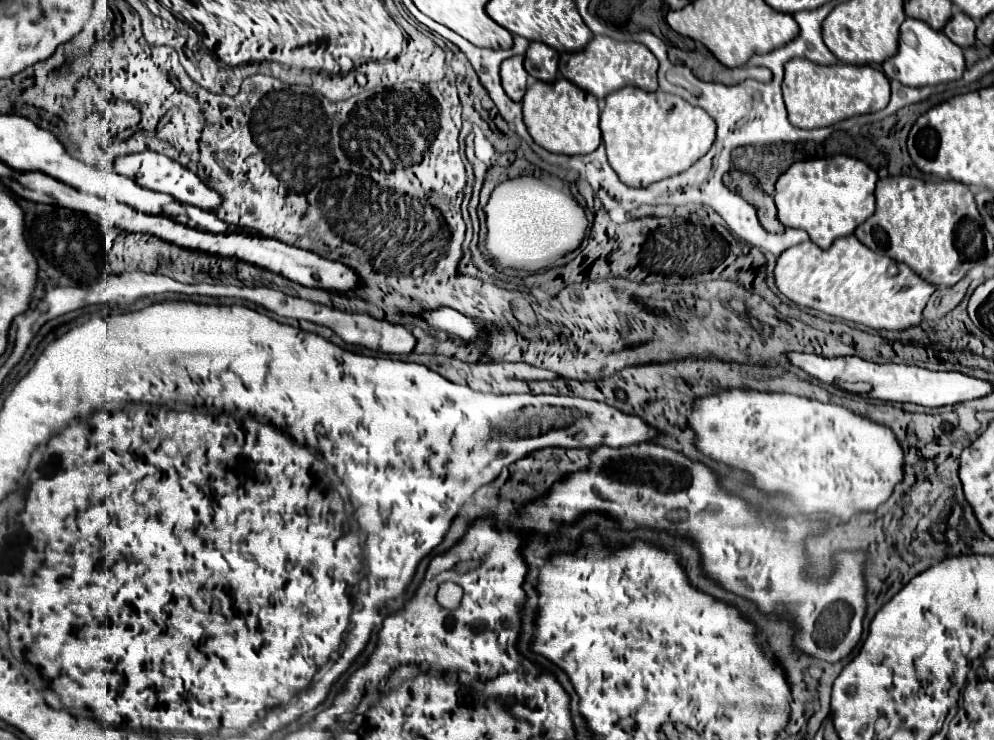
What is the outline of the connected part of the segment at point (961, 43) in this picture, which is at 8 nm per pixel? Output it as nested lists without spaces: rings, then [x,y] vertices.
[[[954,13],[946,27],[942,29],[946,33],[946,37],[950,41],[954,41],[958,47],[972,47],[976,43],[976,37],[974,37],[974,31],[976,31],[976,23],[964,15],[964,13]]]

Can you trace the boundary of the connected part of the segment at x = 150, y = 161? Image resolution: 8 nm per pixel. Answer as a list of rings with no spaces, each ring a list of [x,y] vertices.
[[[142,151],[142,153],[130,153],[130,155],[116,157],[114,159],[114,171],[130,177],[134,183],[140,183],[140,187],[148,187],[152,191],[168,193],[180,203],[188,203],[188,205],[194,205],[194,207],[200,207],[206,211],[216,209],[220,205],[220,195],[216,195],[216,191],[208,189],[192,171],[188,171],[180,163],[168,159],[160,153],[154,153],[154,151]]]

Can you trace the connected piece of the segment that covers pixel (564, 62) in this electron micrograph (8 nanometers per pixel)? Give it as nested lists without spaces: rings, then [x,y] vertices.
[[[596,35],[582,51],[562,53],[558,69],[568,81],[576,83],[578,87],[592,93],[598,99],[604,99],[612,91],[628,87],[628,85],[644,89],[644,91],[656,91],[658,89],[656,57],[652,55],[652,51],[648,51],[648,47],[644,47],[642,43],[634,43],[634,41],[632,43],[620,43],[620,41],[610,39],[610,37]]]

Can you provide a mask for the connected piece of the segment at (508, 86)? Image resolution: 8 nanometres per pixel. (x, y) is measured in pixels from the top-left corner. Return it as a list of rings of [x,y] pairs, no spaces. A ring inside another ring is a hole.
[[[514,55],[500,65],[500,77],[502,77],[502,87],[508,93],[510,99],[522,101],[524,91],[526,91],[526,71],[522,65],[522,55]]]

